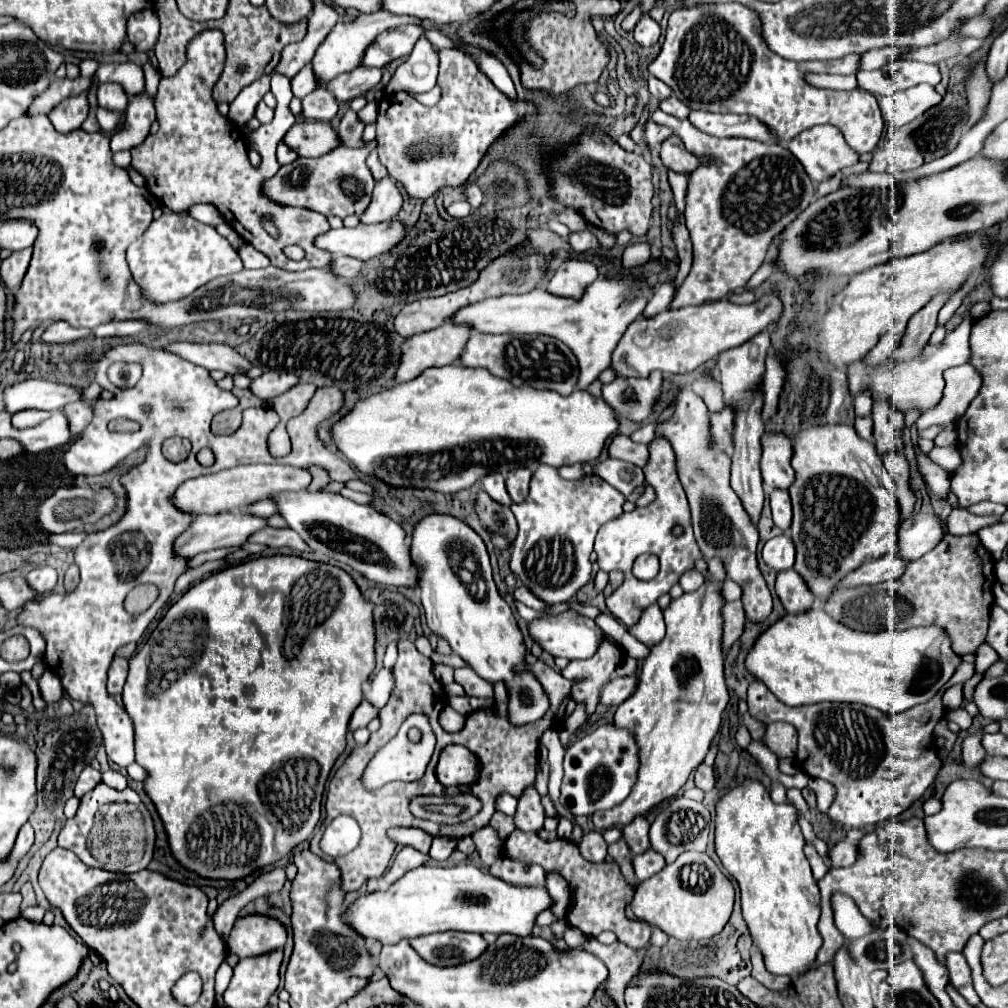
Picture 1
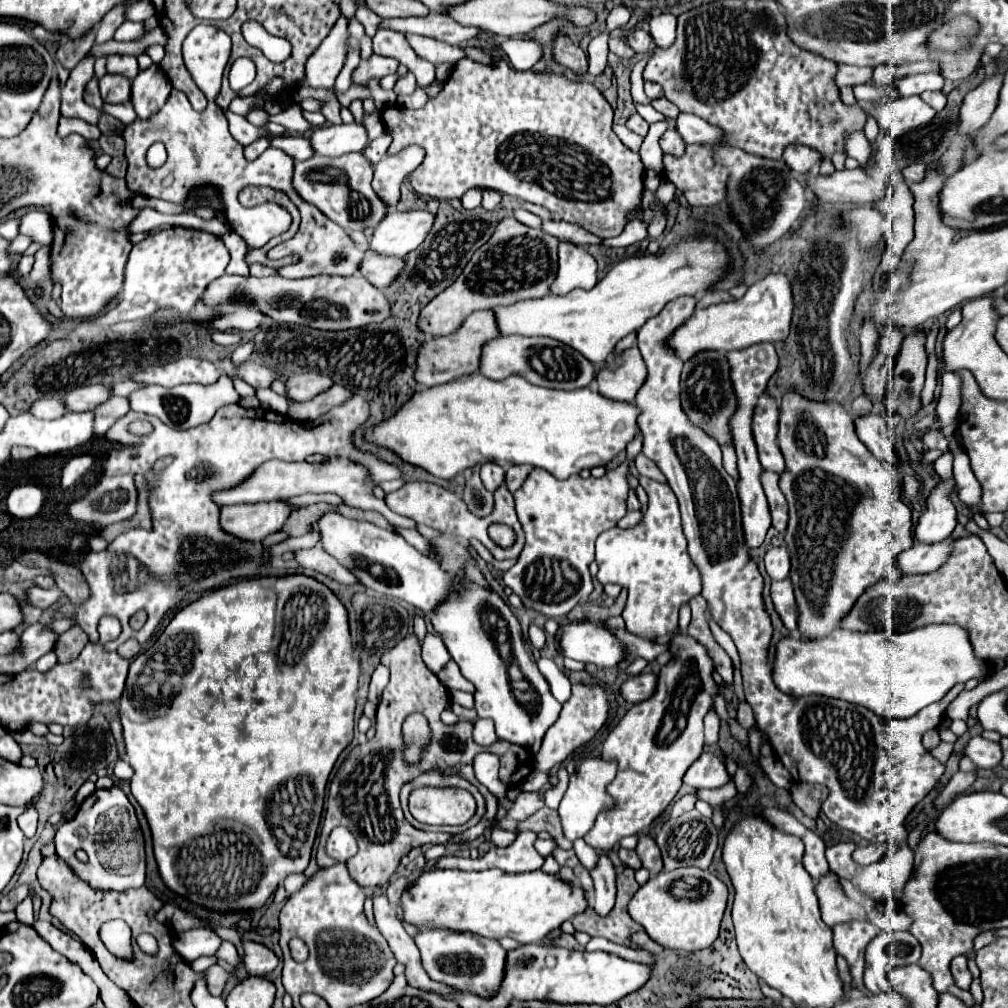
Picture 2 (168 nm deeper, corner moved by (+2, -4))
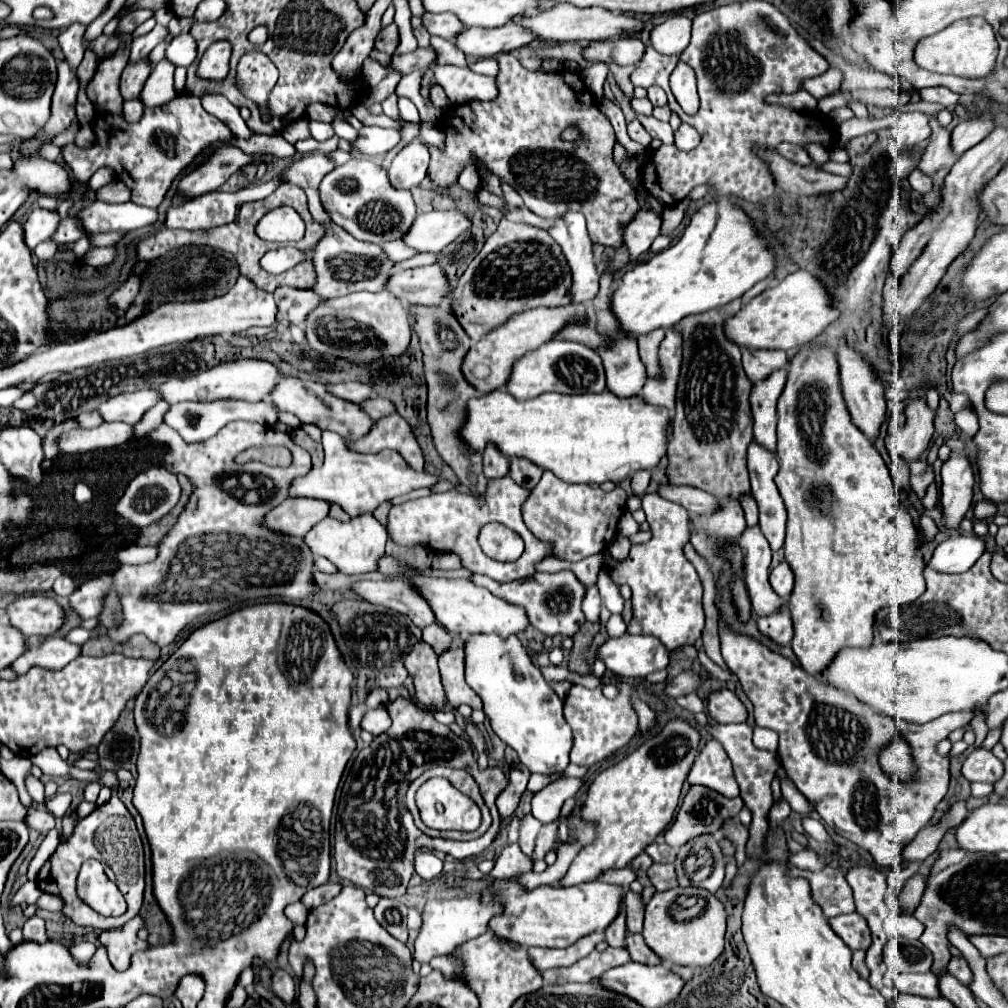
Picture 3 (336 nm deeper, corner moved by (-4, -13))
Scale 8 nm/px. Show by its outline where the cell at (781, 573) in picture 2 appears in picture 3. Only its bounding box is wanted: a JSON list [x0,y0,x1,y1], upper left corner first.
[769,563,793,597]

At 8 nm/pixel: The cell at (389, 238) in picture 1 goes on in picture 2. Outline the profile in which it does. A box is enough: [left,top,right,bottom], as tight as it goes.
[369,210,435,256]

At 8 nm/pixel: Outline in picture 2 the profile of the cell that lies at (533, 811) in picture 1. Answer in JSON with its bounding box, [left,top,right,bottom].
[437,832,543,872]

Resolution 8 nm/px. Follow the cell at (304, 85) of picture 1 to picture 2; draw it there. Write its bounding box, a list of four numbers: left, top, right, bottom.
[307,16,349,88]

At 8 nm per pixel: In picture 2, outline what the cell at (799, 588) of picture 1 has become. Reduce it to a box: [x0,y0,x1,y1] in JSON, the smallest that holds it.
[771,578,797,634]

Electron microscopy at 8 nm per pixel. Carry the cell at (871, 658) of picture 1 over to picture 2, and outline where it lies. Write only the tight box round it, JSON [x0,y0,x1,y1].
[773,624,991,718]

